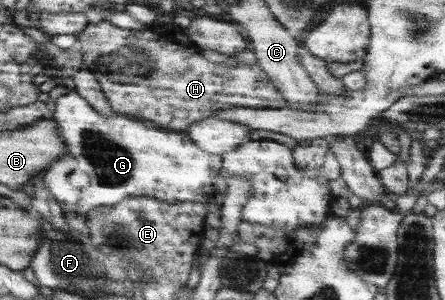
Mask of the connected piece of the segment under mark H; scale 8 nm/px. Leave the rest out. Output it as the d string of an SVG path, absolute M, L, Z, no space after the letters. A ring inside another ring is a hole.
M102 19L96 23L87 22L75 36L83 67L98 81L114 113L137 117L153 127L183 132L191 123L228 107L285 107L285 101L256 63L224 66L209 62L174 23L151 23L144 30L135 31L116 27L108 19Z

